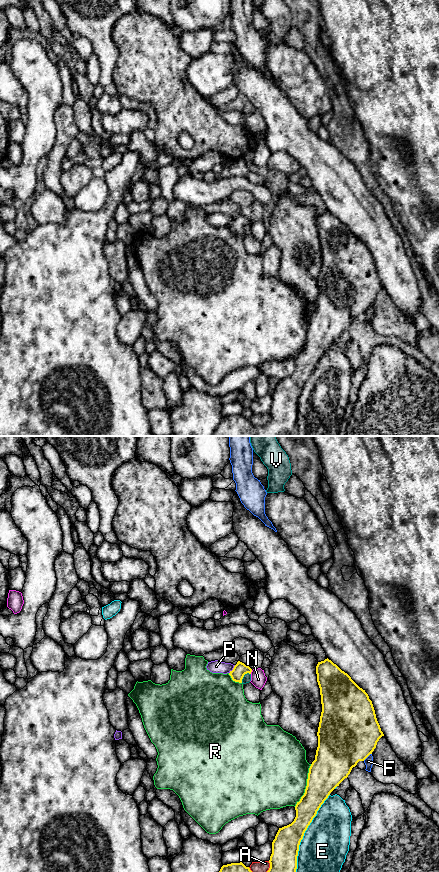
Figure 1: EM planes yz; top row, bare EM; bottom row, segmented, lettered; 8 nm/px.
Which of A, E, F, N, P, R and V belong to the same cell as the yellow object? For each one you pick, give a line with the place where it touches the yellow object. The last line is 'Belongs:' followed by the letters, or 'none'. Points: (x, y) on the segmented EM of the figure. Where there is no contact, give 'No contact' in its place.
Belongs: none

